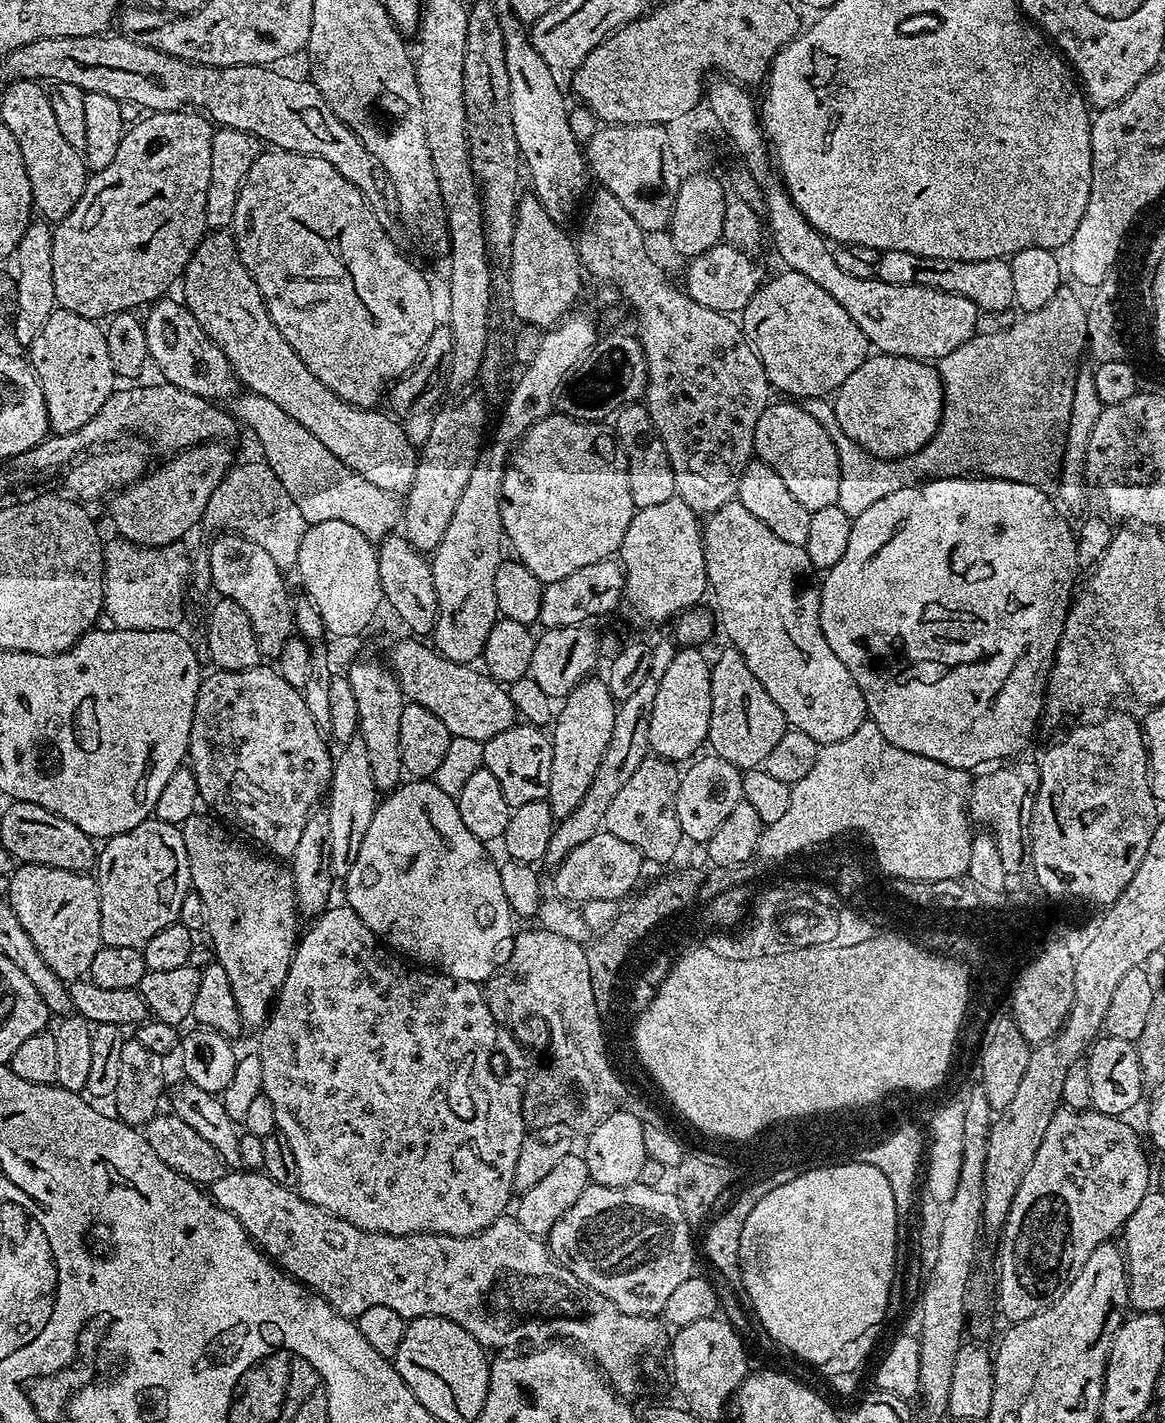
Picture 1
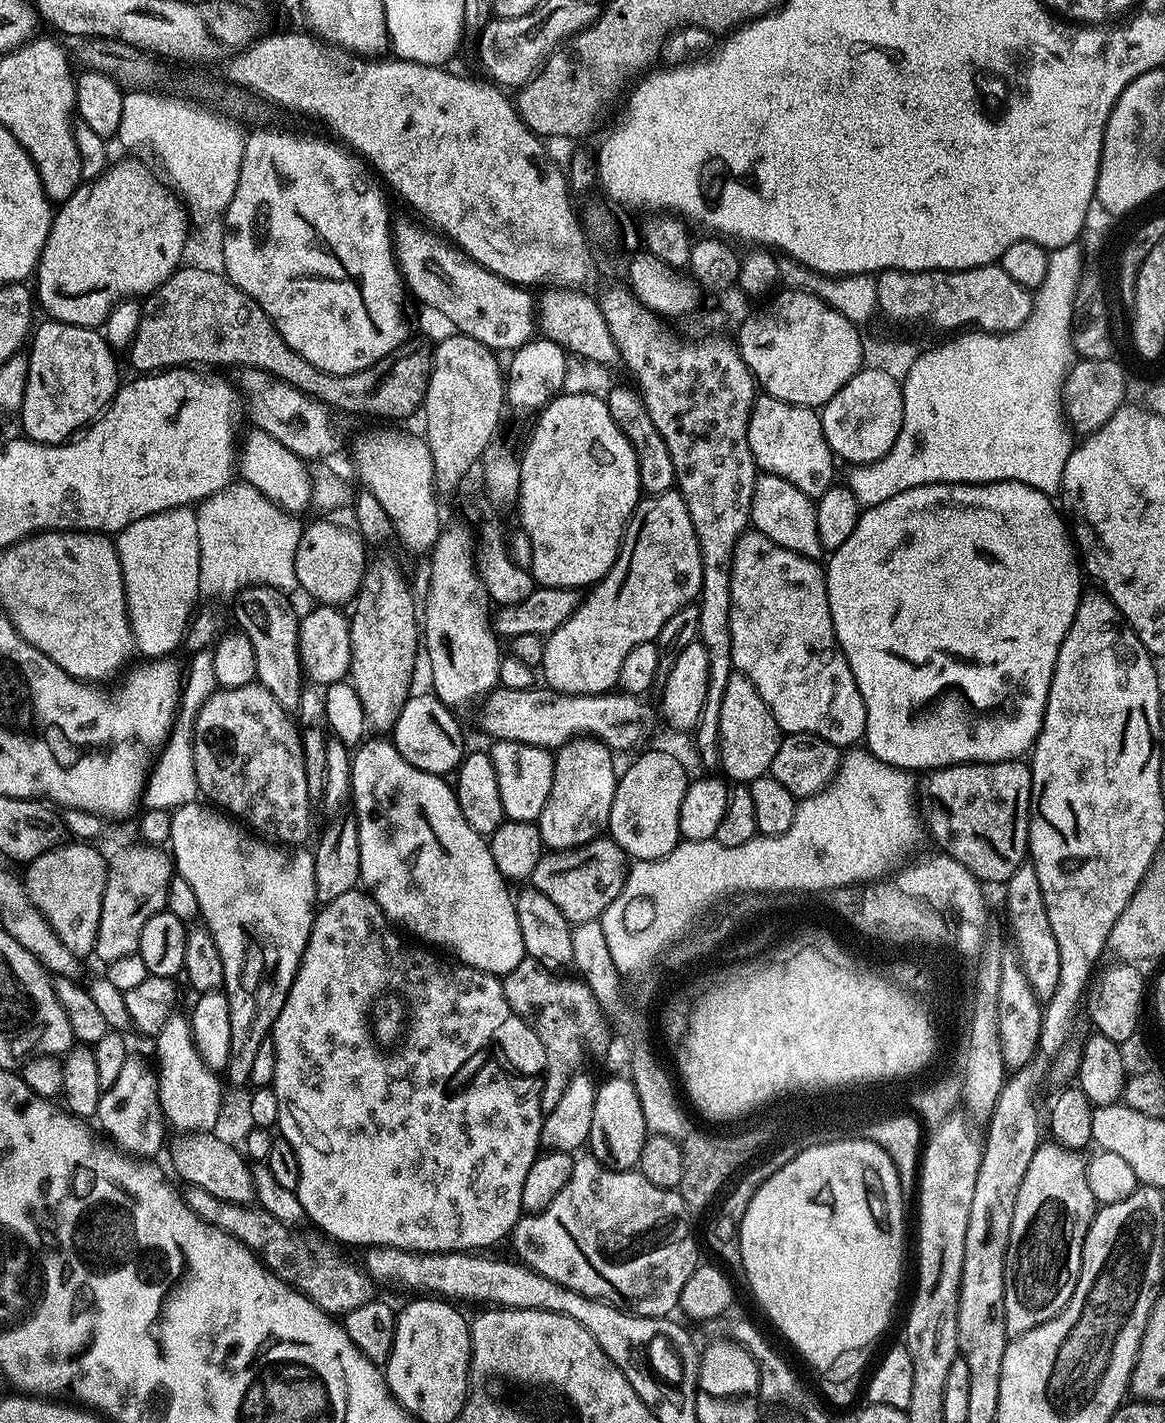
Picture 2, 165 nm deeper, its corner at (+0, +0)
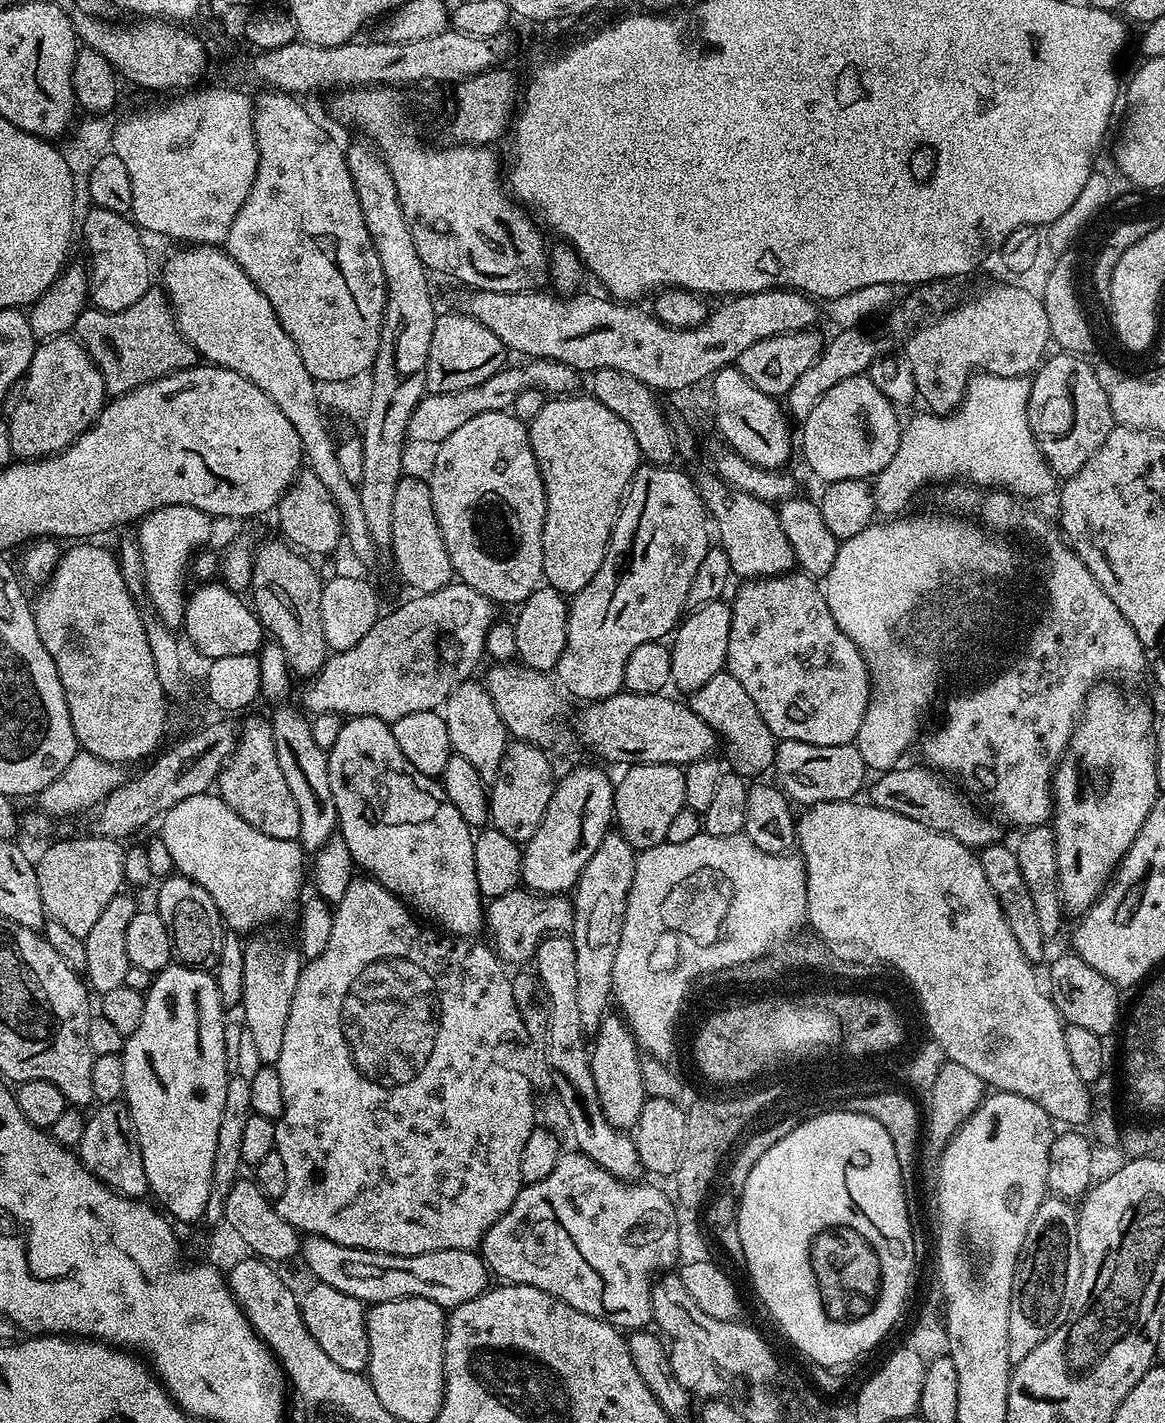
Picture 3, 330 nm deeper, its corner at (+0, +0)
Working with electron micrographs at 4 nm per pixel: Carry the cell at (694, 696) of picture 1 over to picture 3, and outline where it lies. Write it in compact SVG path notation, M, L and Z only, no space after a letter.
M719 599L689 611L681 619L670 640L672 650L671 683L677 684L684 694L697 692L699 688L706 686L706 682L710 682L710 678L714 678L714 674L725 671L728 663L731 617L731 603Z

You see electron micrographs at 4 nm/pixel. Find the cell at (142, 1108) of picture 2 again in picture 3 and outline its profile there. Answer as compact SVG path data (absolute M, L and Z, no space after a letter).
M117 1102L115 1104L100 1104L97 1112L86 1119L86 1134L82 1134L82 1142L78 1145L78 1155L81 1162L91 1170L107 1188L113 1188L121 1196L144 1198L149 1195L146 1170L142 1166L142 1150L138 1146L136 1127L132 1121L132 1115L127 1104Z

